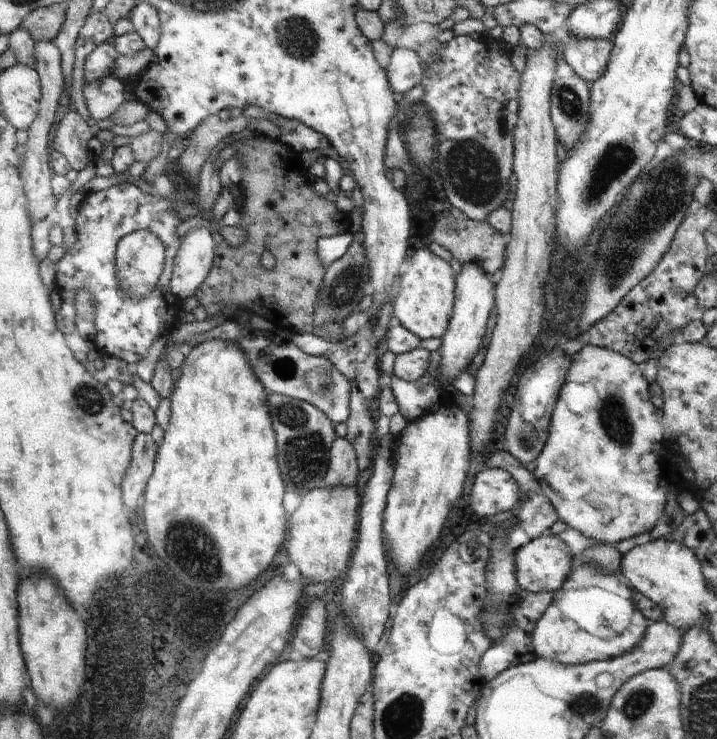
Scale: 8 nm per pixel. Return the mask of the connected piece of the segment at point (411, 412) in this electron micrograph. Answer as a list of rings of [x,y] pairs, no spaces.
[[[393,376],[390,389],[394,394],[400,414],[408,423],[422,418],[431,411],[434,404],[441,402],[437,384],[418,386],[416,381],[404,381]]]

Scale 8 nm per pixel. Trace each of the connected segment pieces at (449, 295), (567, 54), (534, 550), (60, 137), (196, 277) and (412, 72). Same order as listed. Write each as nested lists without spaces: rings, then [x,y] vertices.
[[[420,248],[410,254],[410,266],[400,278],[400,293],[392,301],[391,312],[401,326],[416,334],[421,340],[441,338],[448,327],[455,300],[455,277],[449,262]]]
[[[568,35],[563,44],[564,52],[561,54],[577,76],[589,84],[602,77],[613,48],[612,41],[593,36],[577,38]]]
[[[548,535],[532,539],[529,544],[513,552],[516,583],[520,589],[532,593],[552,592],[563,589],[575,562],[568,546],[559,537]]]
[[[72,109],[58,123],[53,148],[68,160],[71,169],[81,171],[93,161],[88,152],[88,142],[94,137],[94,133],[95,129],[88,126]]]
[[[206,226],[190,229],[180,238],[171,275],[171,292],[180,300],[192,297],[208,277],[216,244]]]
[[[395,48],[385,74],[396,96],[408,93],[421,84],[423,63],[413,51]]]

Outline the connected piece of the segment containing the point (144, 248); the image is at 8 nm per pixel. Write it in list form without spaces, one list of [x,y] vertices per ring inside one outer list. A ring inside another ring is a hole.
[[[135,231],[124,236],[115,255],[121,287],[131,297],[145,297],[161,279],[165,266],[165,249],[154,234]]]

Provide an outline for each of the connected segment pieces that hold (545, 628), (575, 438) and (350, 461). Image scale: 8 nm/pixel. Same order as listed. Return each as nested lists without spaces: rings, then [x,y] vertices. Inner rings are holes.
[[[554,600],[553,604],[542,614],[542,618],[536,623],[534,632],[532,633],[532,646],[536,656],[554,660],[562,664],[583,665],[589,662],[604,662],[610,658],[622,656],[634,650],[634,646],[638,646],[646,634],[648,625],[652,622],[650,619],[644,617],[638,610],[634,610],[631,624],[628,630],[624,630],[620,636],[614,638],[598,638],[592,634],[582,630],[576,622],[572,622],[570,618],[566,618],[560,608],[556,606],[558,600]]]
[[[586,345],[578,353],[574,354],[572,360],[570,360],[571,366],[567,375],[567,383],[589,383],[594,386],[600,401],[598,407],[593,410],[588,410],[584,415],[578,415],[571,412],[566,404],[559,399],[556,402],[553,413],[550,416],[549,427],[547,429],[547,440],[542,452],[536,460],[536,468],[534,468],[533,476],[538,482],[541,493],[544,494],[550,503],[557,511],[560,522],[564,522],[568,527],[581,533],[588,540],[595,541],[602,545],[616,546],[618,543],[632,538],[638,534],[646,532],[648,529],[652,529],[660,519],[662,510],[664,510],[665,503],[667,502],[667,490],[669,486],[669,474],[667,470],[667,464],[672,454],[673,447],[671,442],[664,433],[664,428],[661,426],[661,414],[657,408],[655,408],[650,400],[649,385],[650,383],[645,379],[643,373],[638,367],[638,363],[632,362],[615,351],[606,349],[605,347],[598,347],[595,345]]]
[[[336,438],[331,447],[329,470],[324,485],[329,488],[350,487],[357,484],[360,470],[354,448],[346,438]]]

